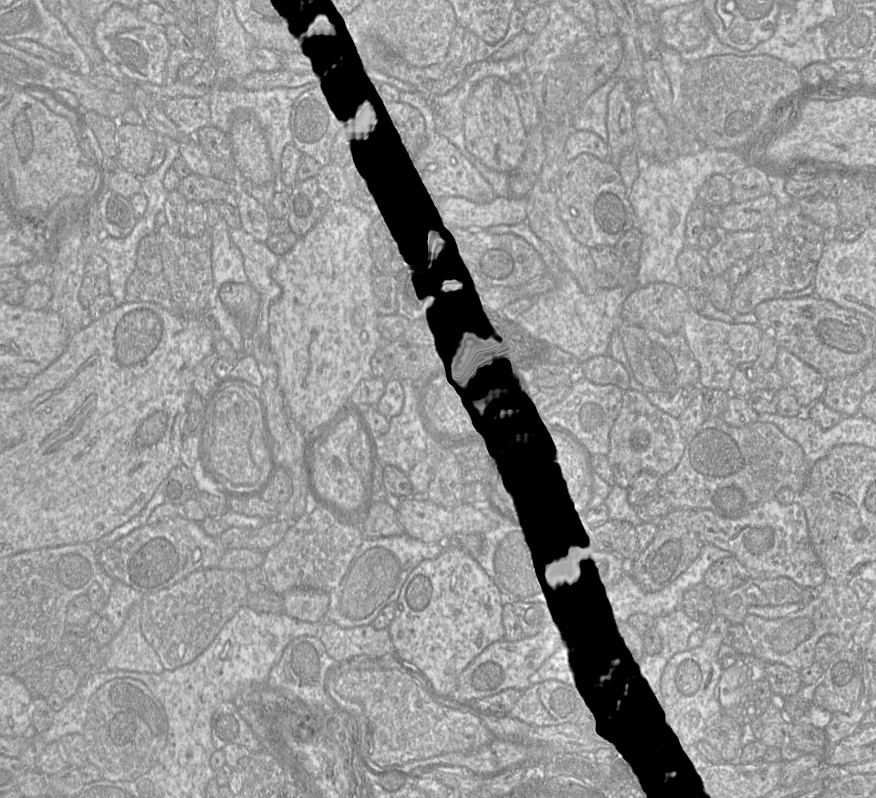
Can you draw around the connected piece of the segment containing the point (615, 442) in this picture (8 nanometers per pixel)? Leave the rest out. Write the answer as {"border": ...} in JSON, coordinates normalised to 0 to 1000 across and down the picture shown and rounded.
{"border":[[[721,487],[711,490],[709,513],[694,548],[694,580],[702,607],[709,612],[717,612],[733,590],[760,595],[774,583],[782,564],[775,525],[743,506],[735,492]]]}

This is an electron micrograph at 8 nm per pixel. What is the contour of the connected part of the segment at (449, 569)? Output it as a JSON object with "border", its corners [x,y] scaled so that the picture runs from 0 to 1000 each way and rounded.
{"border":[[[509,687],[499,699],[483,702],[475,712],[473,712],[459,734],[453,754],[450,756],[451,772],[443,788],[451,811],[452,822],[453,825],[477,836],[479,842],[485,845],[491,852],[499,867],[506,870],[519,870],[523,861],[523,848],[527,841],[559,807],[575,801],[578,793],[575,784],[575,758],[578,758],[578,756],[579,746],[572,742],[562,722],[553,711],[551,703],[547,704],[527,687]]]}

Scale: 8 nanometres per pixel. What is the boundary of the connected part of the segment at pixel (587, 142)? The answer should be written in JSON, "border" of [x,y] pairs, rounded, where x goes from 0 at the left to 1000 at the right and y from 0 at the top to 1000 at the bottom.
{"border":[[[654,164],[645,180],[645,201],[656,199],[664,192],[671,192],[689,203],[697,203],[696,187],[683,169],[672,164]]]}

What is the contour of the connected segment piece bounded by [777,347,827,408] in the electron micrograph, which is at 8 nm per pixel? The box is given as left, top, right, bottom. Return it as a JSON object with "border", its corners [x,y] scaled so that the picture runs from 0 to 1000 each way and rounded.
{"border":[[[894,435],[888,437],[887,462],[894,474],[895,484],[905,489],[917,511],[924,511],[938,500],[944,475]]]}

